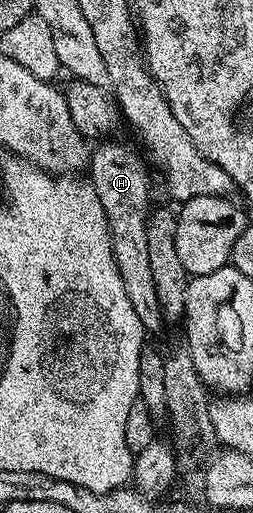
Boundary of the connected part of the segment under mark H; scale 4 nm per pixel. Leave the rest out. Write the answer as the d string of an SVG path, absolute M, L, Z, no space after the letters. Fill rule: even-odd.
M105 139L92 150L87 166L87 179L103 203L103 215L107 215L111 247L115 255L115 267L123 279L123 287L139 321L150 333L157 333L163 326L159 295L155 295L155 278L151 275L151 262L147 256L147 219L151 212L149 205L149 171L141 162L142 154L124 145L121 141Z

